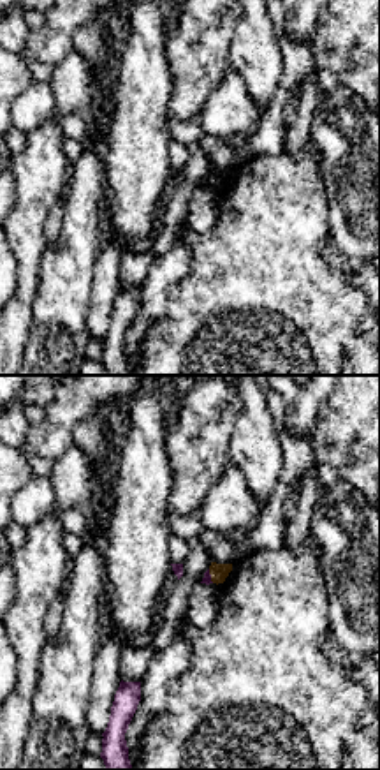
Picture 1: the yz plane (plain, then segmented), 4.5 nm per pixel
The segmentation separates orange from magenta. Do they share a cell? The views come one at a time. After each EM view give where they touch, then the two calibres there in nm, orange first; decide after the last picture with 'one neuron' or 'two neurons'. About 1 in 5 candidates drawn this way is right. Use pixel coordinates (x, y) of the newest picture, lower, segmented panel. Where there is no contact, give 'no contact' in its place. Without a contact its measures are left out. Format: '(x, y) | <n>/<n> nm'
(211, 577) | 80/40 nm

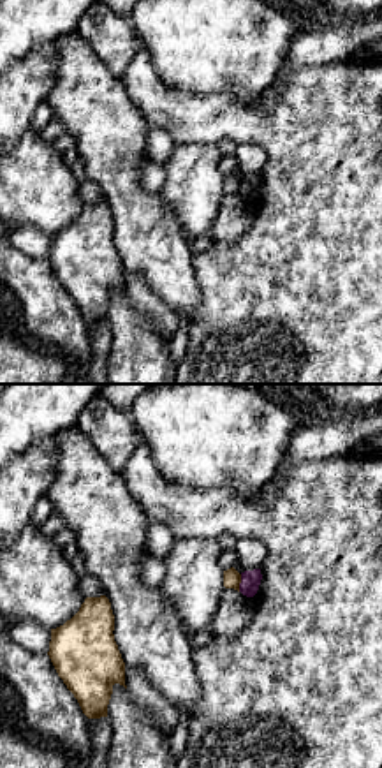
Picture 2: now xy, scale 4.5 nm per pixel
(240, 582) | 80/90 nm

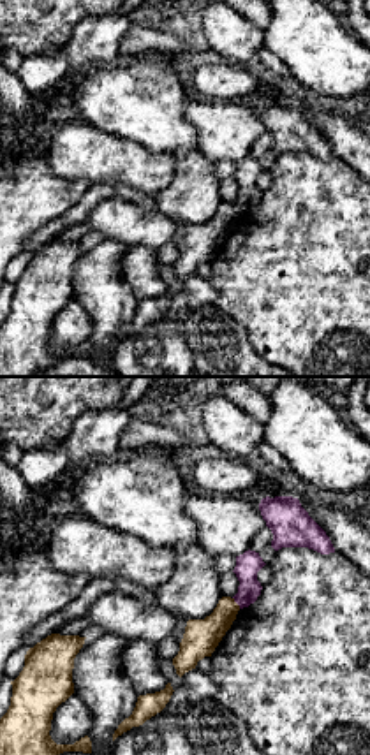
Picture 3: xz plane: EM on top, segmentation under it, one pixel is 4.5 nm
(235, 602) | 160/110 nm

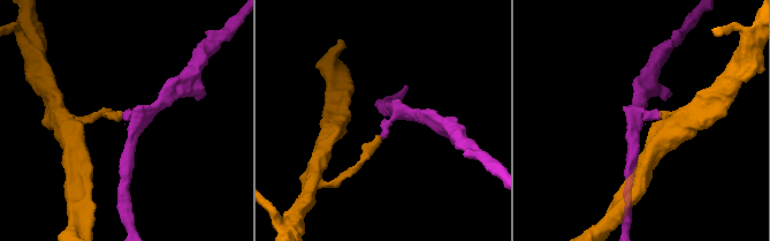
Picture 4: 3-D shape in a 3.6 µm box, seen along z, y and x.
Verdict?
two neurons

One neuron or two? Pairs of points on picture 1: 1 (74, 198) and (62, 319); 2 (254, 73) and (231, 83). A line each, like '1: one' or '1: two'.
1: one
2: two

